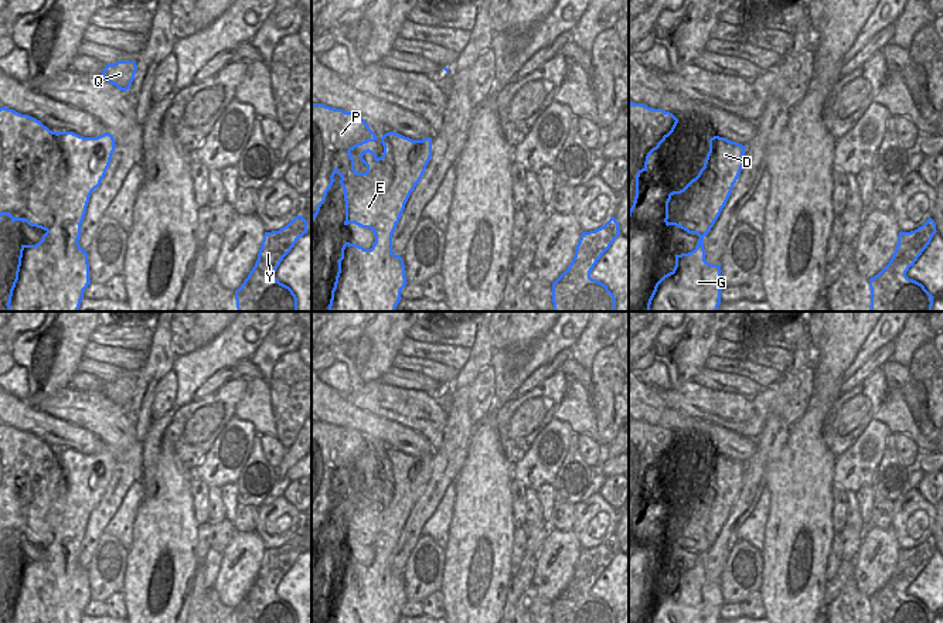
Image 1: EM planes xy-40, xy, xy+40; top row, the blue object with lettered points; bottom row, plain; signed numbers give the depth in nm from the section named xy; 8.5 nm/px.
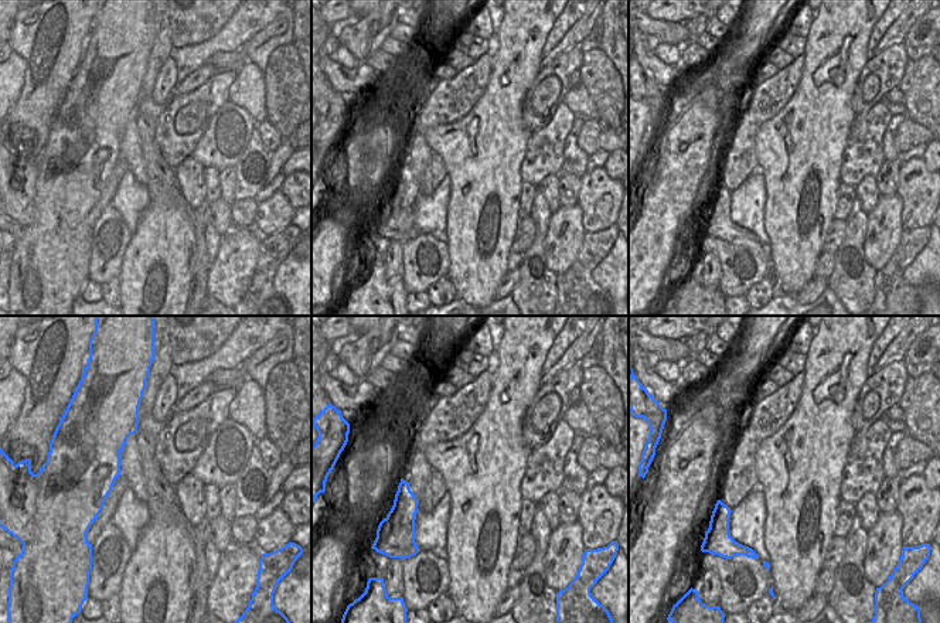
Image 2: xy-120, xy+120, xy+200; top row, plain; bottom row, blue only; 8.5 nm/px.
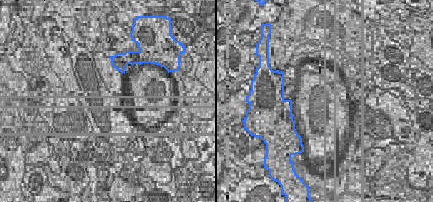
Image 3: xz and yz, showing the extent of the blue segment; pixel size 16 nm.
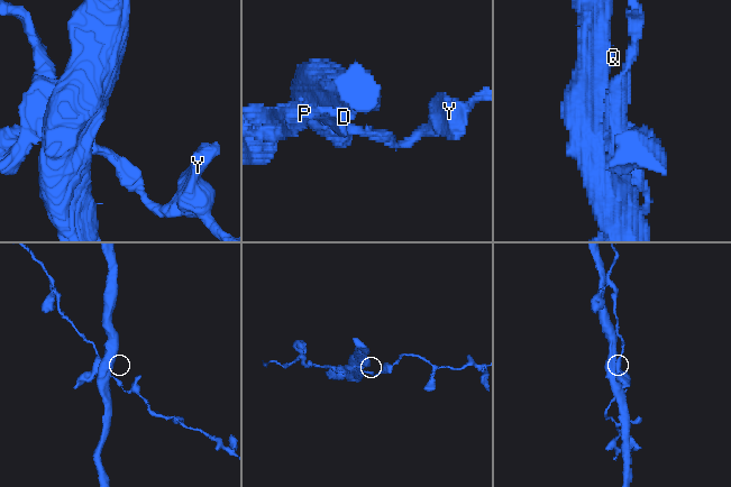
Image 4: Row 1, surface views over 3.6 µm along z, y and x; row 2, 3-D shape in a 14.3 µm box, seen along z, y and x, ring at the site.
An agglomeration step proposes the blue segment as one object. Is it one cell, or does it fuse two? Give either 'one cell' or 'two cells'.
two cells

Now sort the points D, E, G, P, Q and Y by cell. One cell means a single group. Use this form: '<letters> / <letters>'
D G Q / E P Y

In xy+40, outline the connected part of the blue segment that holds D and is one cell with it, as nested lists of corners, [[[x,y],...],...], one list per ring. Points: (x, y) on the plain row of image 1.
[[[719,453],[709,456],[709,469],[702,484],[708,491],[705,494],[705,501],[697,503],[695,517],[699,518],[699,524],[705,530],[707,538],[711,544],[714,544],[718,537],[716,532],[711,532],[709,530],[712,521],[725,505],[724,494],[726,491],[726,483],[732,483],[732,501],[735,501],[743,484],[745,464],[746,463]]]

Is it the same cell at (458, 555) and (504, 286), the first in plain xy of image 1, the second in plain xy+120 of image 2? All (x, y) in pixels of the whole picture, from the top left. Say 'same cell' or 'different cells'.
different cells

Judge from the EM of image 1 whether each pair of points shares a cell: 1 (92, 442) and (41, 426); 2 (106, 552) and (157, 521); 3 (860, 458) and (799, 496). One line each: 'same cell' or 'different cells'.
1: same cell
2: different cells
3: different cells

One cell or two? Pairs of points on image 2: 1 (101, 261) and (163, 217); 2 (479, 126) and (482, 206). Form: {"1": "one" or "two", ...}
{"1": "two", "2": "one"}

